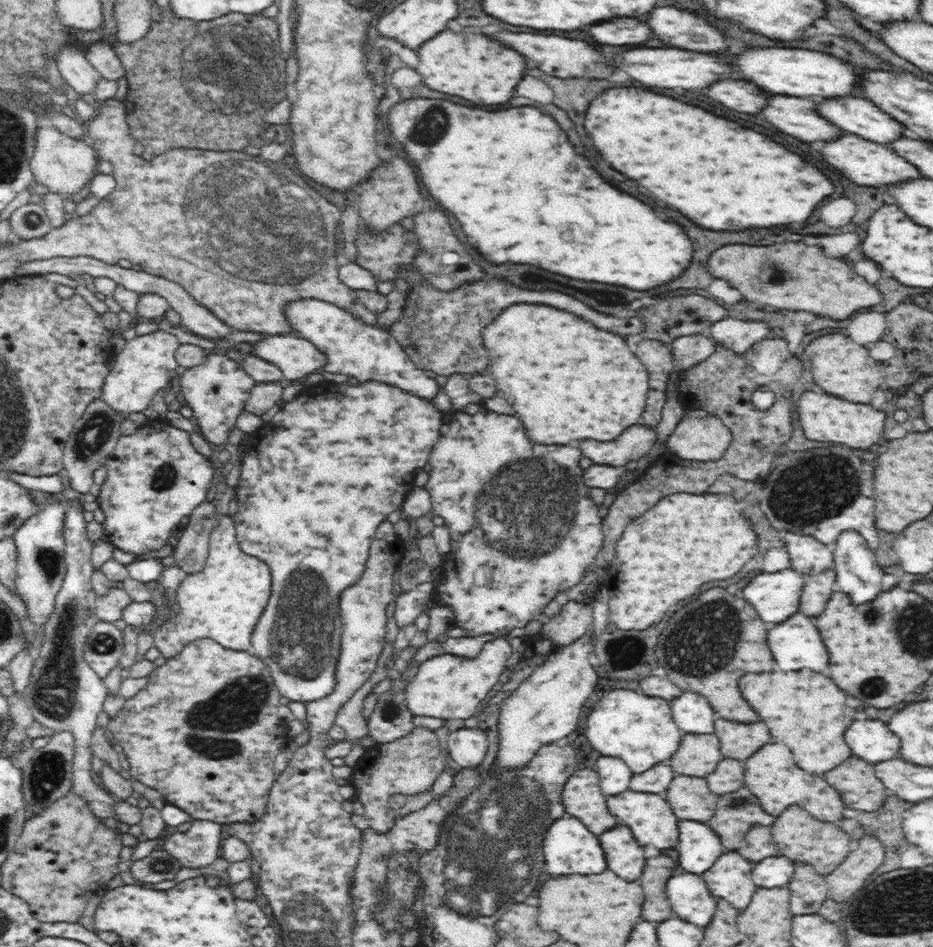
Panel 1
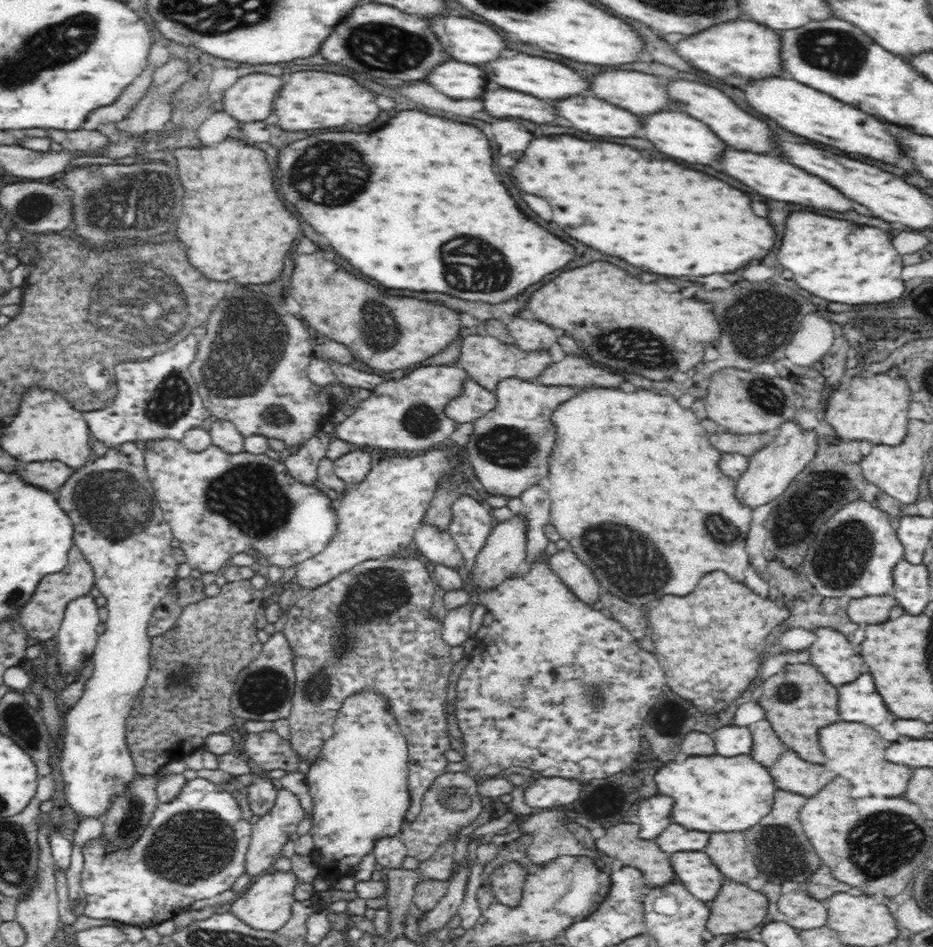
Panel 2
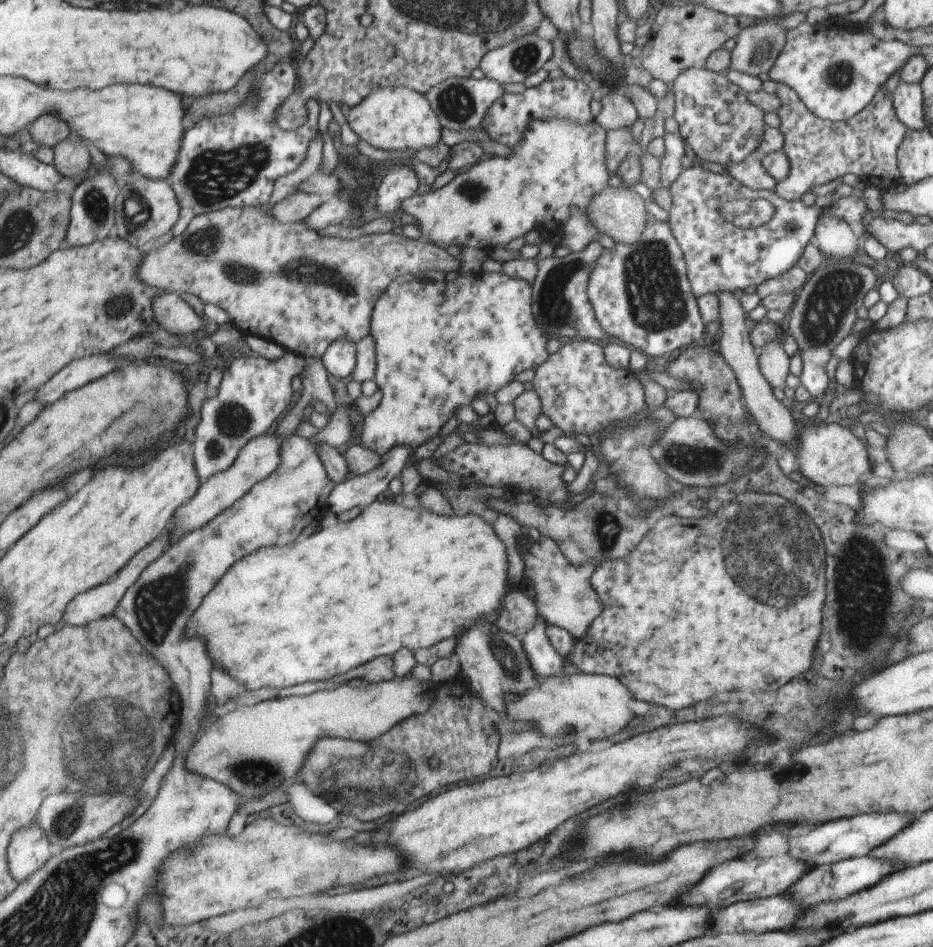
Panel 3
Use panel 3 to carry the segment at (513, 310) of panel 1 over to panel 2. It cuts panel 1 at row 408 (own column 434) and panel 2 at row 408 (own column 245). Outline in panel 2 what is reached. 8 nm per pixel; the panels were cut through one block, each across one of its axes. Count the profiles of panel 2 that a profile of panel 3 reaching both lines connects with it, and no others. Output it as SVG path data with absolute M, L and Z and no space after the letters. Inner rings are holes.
M594 388L586 390L580 396L574 395L572 400L563 402L552 413L551 422L558 428L556 434L556 448L550 458L550 470L548 480L552 483L547 494L551 498L550 522L559 532L561 538L568 540L569 548L574 551L578 558L595 574L603 591L629 602L631 605L641 607L642 604L658 600L666 594L674 596L686 596L690 594L698 580L714 570L728 572L728 576L736 582L744 582L744 572L748 570L748 554L744 550L744 542L748 531L750 531L750 522L752 522L752 506L744 504L738 496L735 495L738 486L737 479L724 475L720 471L720 462L722 454L708 442L706 430L700 426L700 420L686 408L678 406L678 402L672 396L658 396L650 390L638 390L638 392L620 392L612 388Z

